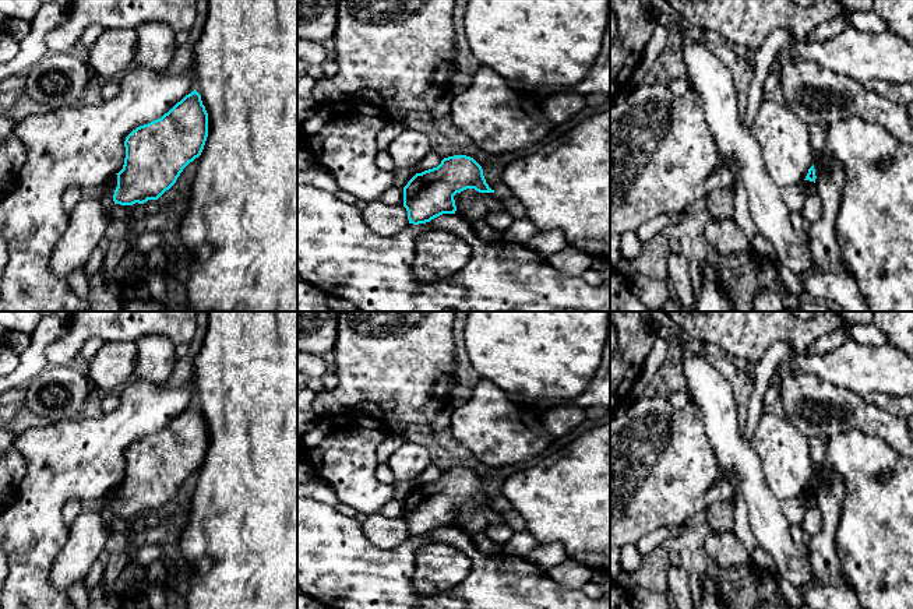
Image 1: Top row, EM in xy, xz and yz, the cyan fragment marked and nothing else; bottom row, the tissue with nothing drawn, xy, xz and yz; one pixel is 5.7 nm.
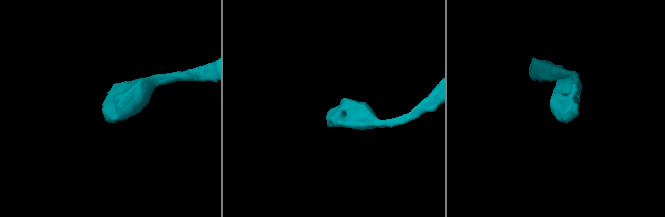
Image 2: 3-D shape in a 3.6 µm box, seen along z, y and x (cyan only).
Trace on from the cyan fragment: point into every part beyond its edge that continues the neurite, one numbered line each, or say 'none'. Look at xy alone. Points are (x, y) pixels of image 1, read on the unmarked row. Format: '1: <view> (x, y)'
none

